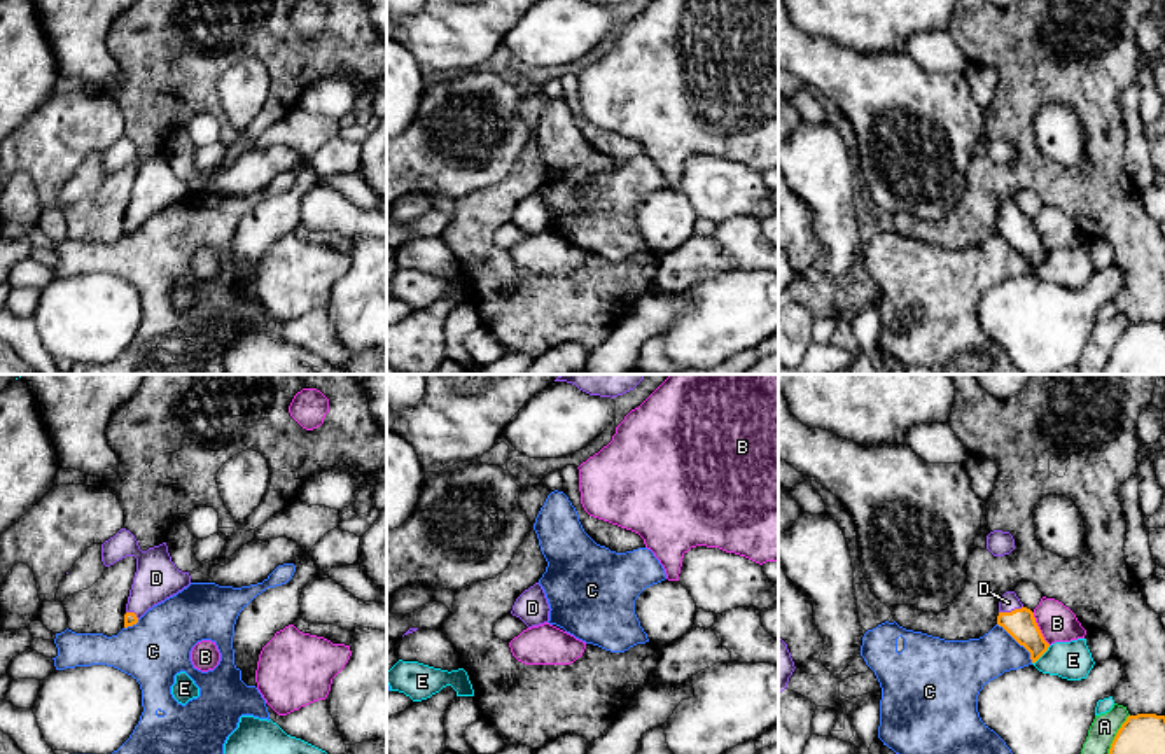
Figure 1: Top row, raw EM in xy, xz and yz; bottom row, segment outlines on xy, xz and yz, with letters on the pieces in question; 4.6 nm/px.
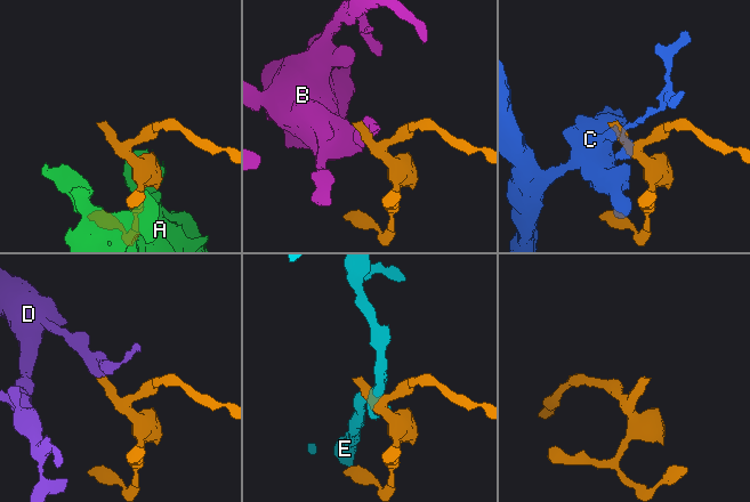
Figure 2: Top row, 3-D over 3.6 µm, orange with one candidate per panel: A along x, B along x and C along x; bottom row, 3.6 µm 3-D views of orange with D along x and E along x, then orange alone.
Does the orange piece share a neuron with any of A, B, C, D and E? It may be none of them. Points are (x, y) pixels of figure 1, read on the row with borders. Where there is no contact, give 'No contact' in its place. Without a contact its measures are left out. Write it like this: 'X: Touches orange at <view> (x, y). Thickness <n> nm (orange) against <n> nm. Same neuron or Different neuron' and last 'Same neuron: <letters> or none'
A: Touches orange at yz (1116, 733). Thickness 190 nm (orange) against 120 nm. Different neuron
B: Touches orange at yz (1038, 628). Thickness 140 nm (orange) against 170 nm. Different neuron
C: Touches orange at yz (1018, 642). Thickness 140 nm (orange) against 220 nm. Different neuron
D: Touches orange at yz (1011, 611). Thickness 140 nm (orange) against 80 nm. Same neuron
E: Touches orange at yz (1041, 655). Thickness 140 nm (orange) against 180 nm. Different neuron
Same neuron: D

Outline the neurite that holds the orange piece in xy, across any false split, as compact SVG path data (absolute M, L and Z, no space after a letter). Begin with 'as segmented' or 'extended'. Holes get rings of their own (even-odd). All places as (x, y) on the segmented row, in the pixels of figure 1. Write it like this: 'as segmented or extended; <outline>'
extended; M121 528L101 544L101 562L110 567L126 556L136 558L136 572L126 604L124 628L136 625L149 609L191 584L189 572L178 570L171 562L166 542L142 551L135 535Z

